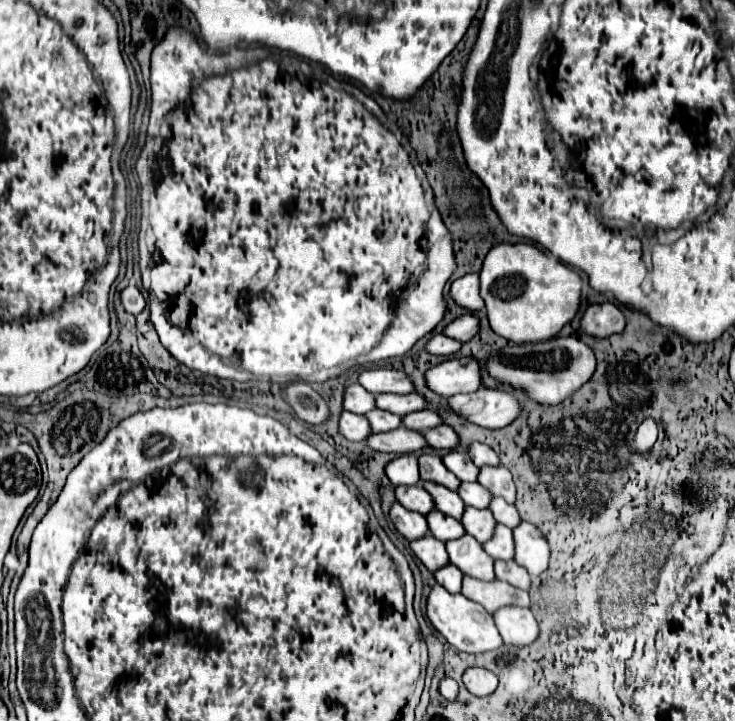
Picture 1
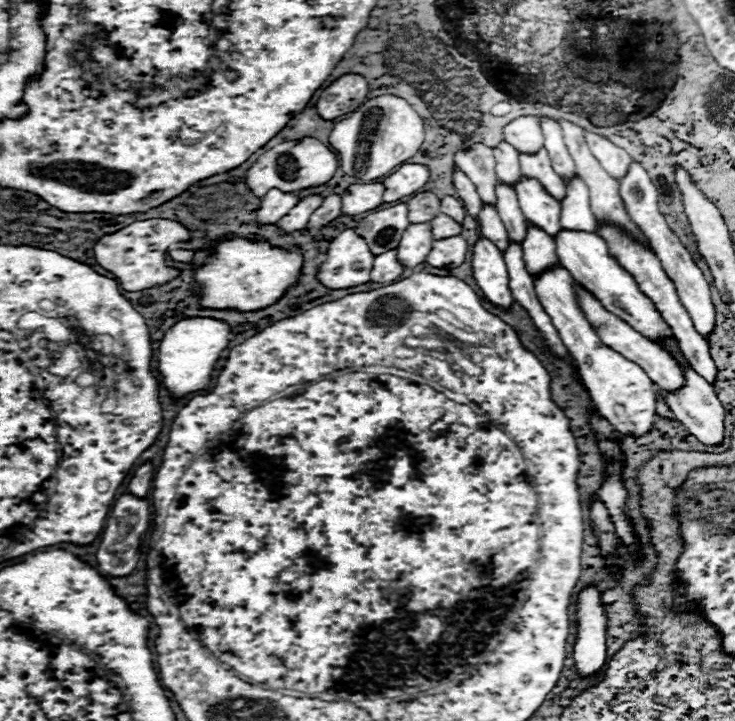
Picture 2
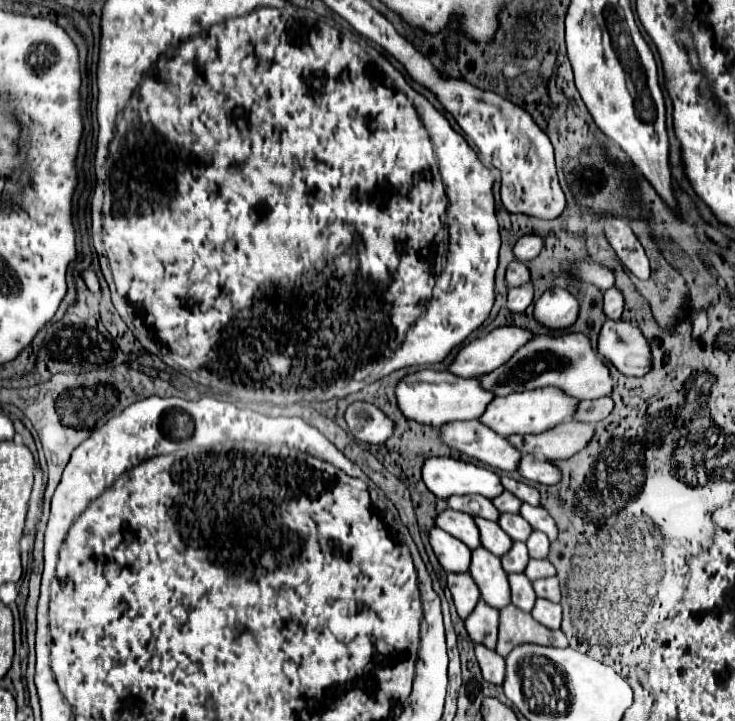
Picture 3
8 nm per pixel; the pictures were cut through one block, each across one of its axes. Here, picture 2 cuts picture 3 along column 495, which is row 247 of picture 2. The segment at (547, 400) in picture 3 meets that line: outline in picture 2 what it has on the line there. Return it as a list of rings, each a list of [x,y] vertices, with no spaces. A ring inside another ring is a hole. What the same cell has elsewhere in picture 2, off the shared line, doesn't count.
[[[410,224],[398,244],[398,260],[406,268],[414,268],[422,264],[426,254],[432,250],[432,242],[434,236],[430,224]]]

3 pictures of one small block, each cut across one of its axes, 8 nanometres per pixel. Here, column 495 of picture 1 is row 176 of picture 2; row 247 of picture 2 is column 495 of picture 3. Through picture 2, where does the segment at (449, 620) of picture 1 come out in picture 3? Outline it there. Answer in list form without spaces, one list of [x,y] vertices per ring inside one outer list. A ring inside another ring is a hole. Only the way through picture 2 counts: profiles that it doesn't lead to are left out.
[[[476,644],[476,658],[482,668],[482,676],[492,682],[492,684],[502,684],[504,682],[504,658],[496,654],[496,650],[490,650],[482,644]]]

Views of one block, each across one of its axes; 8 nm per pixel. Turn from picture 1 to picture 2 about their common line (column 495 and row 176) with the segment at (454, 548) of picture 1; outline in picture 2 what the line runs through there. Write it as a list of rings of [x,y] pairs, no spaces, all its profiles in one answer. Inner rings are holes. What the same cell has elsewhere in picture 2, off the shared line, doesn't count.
[[[574,176],[572,182],[564,184],[566,186],[566,198],[562,198],[562,214],[560,222],[566,230],[584,230],[584,232],[594,232],[594,214],[590,210],[590,200],[588,200],[588,188],[582,182],[582,178]]]

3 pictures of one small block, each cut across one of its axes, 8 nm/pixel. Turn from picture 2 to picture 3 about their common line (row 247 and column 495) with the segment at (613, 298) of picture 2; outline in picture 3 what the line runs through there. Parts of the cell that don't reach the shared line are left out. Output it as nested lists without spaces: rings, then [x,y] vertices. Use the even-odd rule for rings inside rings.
[[[482,546],[474,548],[470,562],[470,576],[478,584],[482,598],[490,606],[504,608],[506,604],[510,604],[510,586],[498,556],[494,556]]]

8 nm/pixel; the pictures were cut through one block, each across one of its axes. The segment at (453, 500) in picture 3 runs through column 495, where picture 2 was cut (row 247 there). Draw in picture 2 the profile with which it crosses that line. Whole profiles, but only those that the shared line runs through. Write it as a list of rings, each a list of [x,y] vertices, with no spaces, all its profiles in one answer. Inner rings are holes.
[[[508,242],[508,248],[504,252],[504,262],[506,262],[506,270],[508,270],[508,286],[512,290],[512,296],[518,304],[522,304],[534,326],[540,330],[540,334],[546,338],[548,346],[552,346],[552,350],[560,356],[566,356],[568,350],[562,346],[562,340],[558,338],[558,332],[556,328],[552,326],[548,314],[544,312],[542,304],[538,302],[538,296],[536,296],[536,290],[534,290],[534,282],[526,270],[526,264],[522,260],[522,248],[520,244],[516,242]]]

